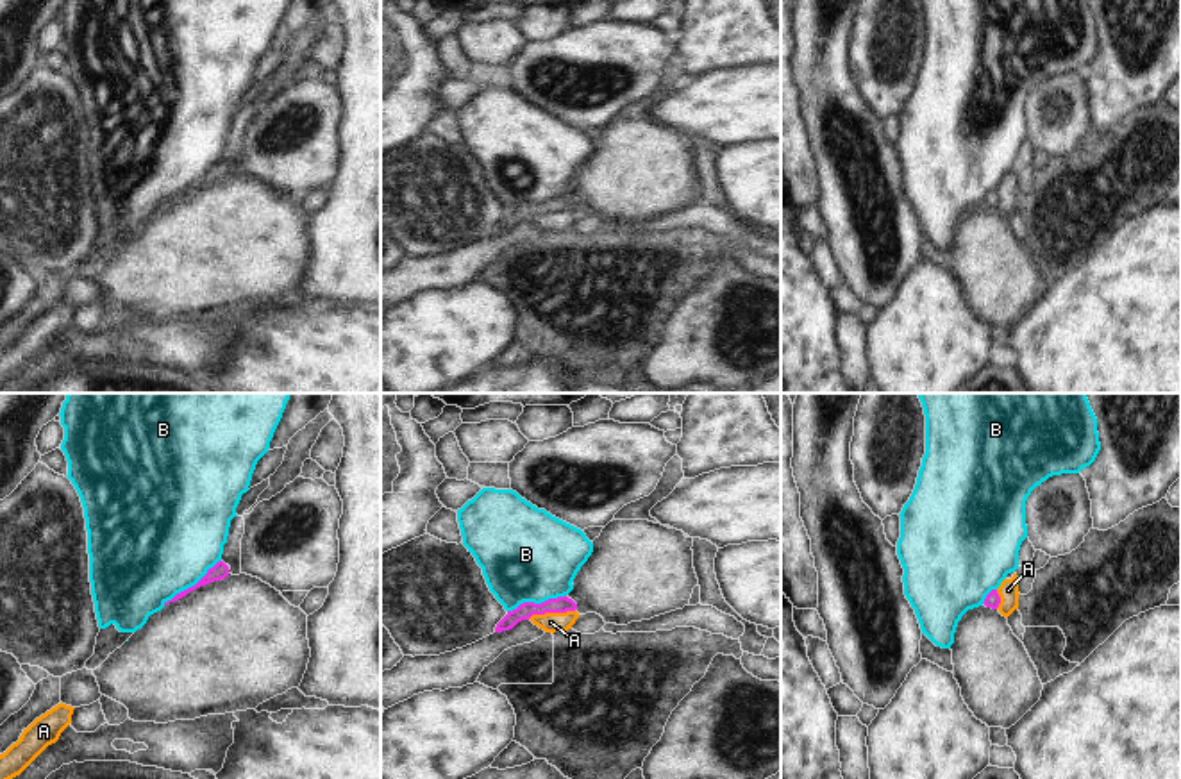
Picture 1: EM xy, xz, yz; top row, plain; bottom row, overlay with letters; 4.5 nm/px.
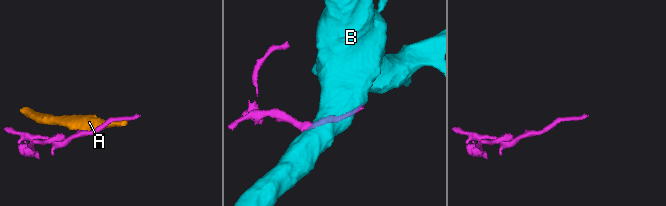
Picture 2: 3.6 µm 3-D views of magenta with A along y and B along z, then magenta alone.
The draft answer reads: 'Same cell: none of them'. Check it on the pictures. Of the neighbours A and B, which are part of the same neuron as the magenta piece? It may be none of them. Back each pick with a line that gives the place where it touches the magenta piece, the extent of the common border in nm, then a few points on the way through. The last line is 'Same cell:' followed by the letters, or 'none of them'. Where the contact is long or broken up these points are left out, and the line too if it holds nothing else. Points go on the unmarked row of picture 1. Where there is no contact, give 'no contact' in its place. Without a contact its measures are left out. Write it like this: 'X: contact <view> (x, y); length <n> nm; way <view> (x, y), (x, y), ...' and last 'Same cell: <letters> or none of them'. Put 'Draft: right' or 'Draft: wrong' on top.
Draft: right
Same cell: none of them

